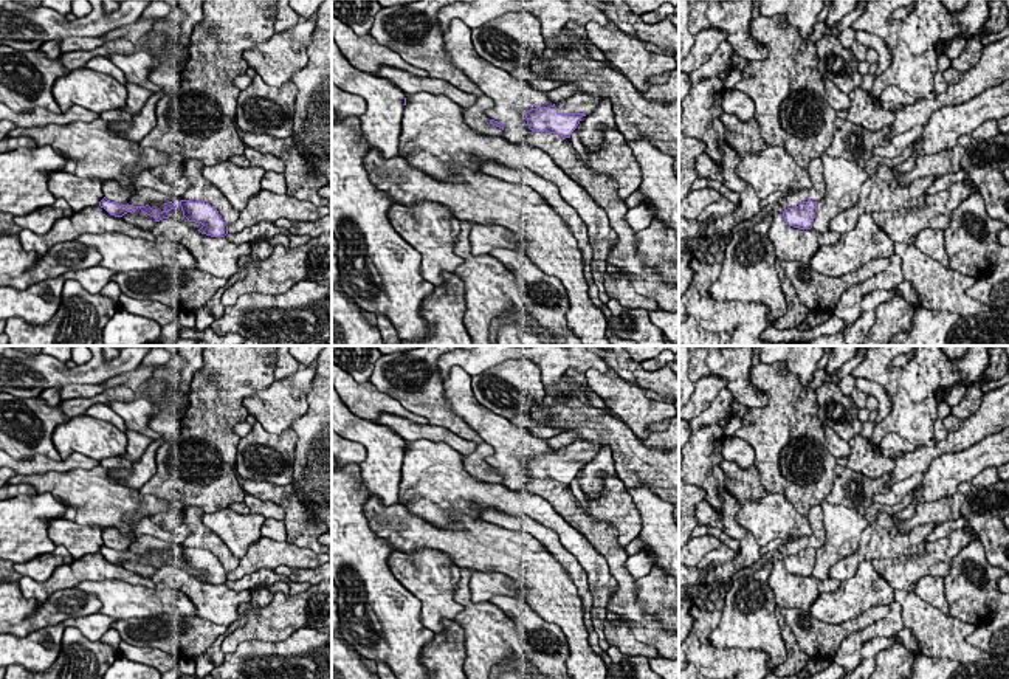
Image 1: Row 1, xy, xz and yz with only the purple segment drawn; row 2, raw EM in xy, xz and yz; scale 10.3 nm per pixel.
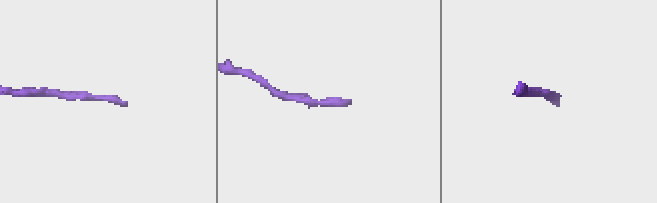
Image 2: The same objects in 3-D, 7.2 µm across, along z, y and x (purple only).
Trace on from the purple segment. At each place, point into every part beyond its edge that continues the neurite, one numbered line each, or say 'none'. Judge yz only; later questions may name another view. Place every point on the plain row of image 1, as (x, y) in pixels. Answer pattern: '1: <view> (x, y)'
none

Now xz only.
1: xz (580, 450)

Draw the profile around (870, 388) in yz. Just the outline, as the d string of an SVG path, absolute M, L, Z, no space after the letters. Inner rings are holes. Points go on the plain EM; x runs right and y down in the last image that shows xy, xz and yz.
M857 377L854 380L856 383L856 389L863 391L868 397L874 397L877 400L877 417L874 420L874 423L877 425L879 422L882 422L890 412L891 412L891 400L890 395L887 394L887 391L883 389L883 386Z

